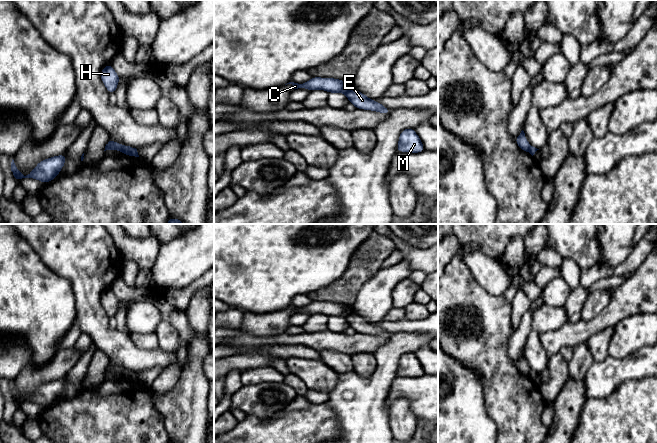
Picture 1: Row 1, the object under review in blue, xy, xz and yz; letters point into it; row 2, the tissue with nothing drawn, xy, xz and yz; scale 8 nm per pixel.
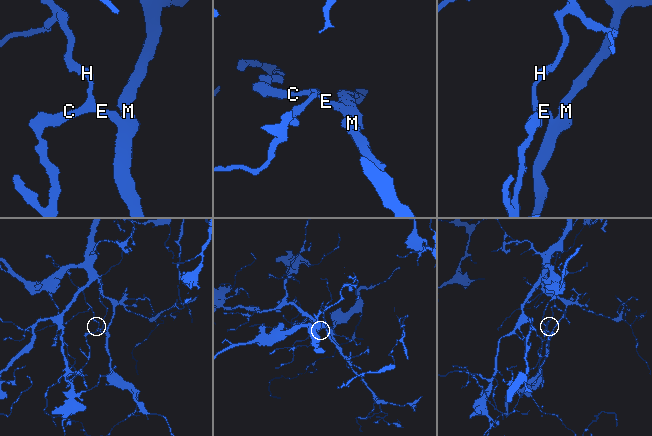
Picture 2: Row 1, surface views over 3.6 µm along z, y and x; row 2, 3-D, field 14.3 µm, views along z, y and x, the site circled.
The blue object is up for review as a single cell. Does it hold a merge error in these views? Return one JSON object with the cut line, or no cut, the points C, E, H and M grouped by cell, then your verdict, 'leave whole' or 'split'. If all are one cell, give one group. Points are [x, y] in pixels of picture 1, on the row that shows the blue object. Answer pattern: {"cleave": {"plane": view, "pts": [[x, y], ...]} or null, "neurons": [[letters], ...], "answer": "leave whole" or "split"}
{"cleave": {"plane": "xy", "pts": [[125, 146], [122, 152]]}, "neurons": [["C", "H"], ["E", "M"]], "answer": "split"}

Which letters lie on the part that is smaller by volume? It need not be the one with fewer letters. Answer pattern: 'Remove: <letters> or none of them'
Remove: C, H

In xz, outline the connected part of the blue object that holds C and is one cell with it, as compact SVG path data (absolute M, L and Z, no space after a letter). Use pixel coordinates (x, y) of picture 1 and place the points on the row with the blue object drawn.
M312 77L309 81L301 84L294 82L289 82L287 84L292 84L294 89L304 88L310 91L325 90L329 93L347 94L349 91L353 89L353 86L351 84L343 80L322 77Z

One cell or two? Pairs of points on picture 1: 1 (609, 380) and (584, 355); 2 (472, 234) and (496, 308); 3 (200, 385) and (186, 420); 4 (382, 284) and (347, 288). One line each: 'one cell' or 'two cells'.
1: two cells
2: two cells
3: one cell
4: two cells

